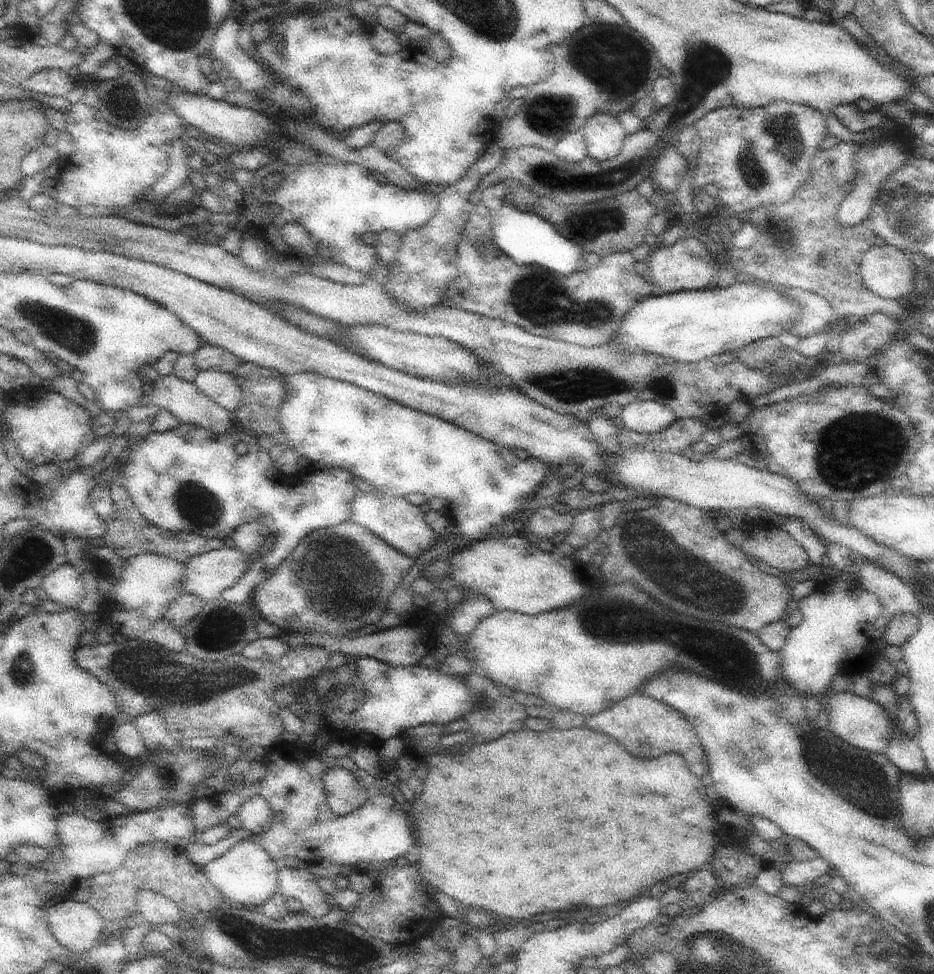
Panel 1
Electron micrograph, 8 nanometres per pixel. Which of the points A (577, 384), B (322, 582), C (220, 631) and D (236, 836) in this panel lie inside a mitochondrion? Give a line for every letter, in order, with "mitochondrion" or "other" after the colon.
A: mitochondrion
B: mitochondrion
C: mitochondrion
D: other

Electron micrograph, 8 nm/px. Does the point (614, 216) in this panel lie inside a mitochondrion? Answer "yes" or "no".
yes

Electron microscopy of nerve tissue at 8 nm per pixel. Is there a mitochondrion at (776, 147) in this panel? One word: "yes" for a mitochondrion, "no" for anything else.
yes

